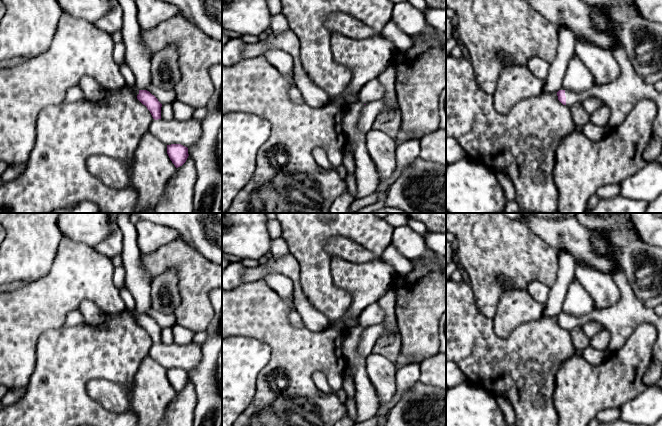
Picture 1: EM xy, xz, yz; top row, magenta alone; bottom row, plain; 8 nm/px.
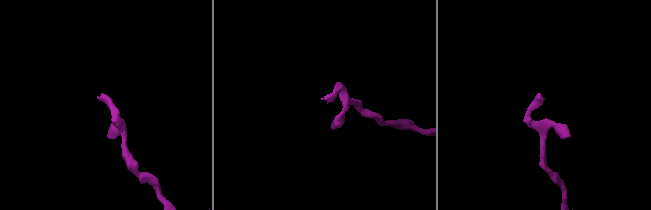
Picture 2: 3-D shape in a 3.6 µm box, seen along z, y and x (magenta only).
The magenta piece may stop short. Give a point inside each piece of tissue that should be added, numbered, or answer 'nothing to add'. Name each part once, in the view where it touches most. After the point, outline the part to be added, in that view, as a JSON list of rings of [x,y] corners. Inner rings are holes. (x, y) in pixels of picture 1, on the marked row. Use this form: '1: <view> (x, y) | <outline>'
1: yz (621, 96) | [[[591,8],[591,20],[595,27],[602,31],[610,31],[616,37],[616,45],[611,49],[620,66],[620,76],[614,82],[600,86],[593,86],[584,92],[574,92],[561,88],[565,91],[566,106],[572,107],[575,103],[583,102],[588,97],[596,97],[610,109],[608,129],[617,128],[627,114],[642,99],[650,99],[657,108],[656,118],[653,124],[653,132],[662,139],[662,92],[658,92],[653,85],[646,84],[634,67],[631,65],[624,46],[622,45],[616,28],[610,21],[609,16],[603,10]]]

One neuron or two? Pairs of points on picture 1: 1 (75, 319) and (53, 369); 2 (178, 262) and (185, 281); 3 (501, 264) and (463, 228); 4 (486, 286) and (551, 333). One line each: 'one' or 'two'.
1: two
2: one
3: one
4: two

